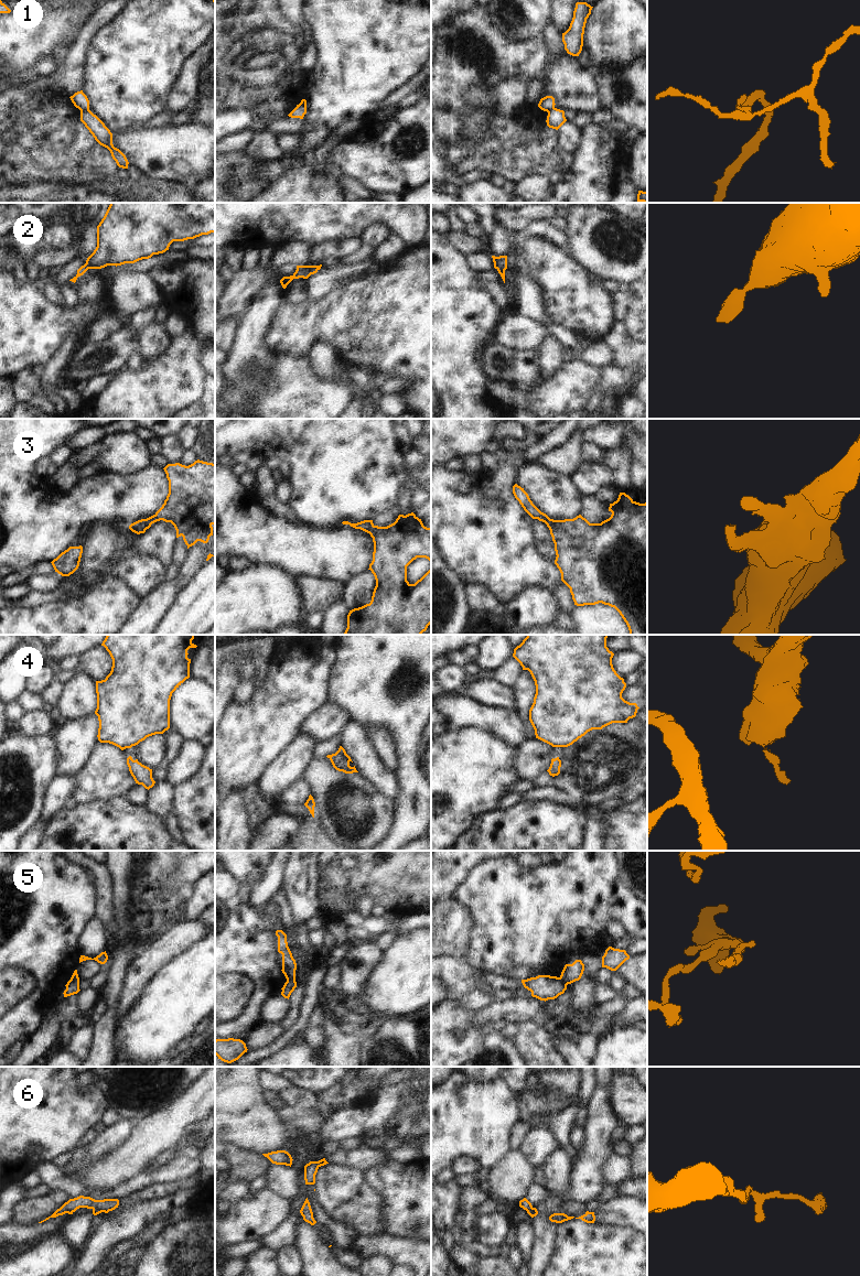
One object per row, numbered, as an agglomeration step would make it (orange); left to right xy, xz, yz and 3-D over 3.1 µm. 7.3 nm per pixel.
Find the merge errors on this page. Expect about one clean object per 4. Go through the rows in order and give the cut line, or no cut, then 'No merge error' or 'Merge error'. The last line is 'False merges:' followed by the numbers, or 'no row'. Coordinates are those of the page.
1: Split along xy (88, 109), (81, 111). Merge error
2: No split. No merge error
3: No split. No merge error
4: Split along xy (130, 746), (127, 747). Merge error
5: Split along xz (294, 979), (287, 981). Merge error
6: Split along yz (531, 1207), (527, 1211). Merge error
False merges: 1, 4, 5, 6

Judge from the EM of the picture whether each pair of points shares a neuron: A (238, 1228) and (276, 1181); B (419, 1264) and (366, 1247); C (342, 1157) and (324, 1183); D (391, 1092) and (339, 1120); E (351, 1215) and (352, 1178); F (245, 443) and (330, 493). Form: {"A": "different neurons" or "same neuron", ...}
{"A": "different neurons", "B": "same neuron", "C": "different neurons", "D": "same neuron", "E": "same neuron", "F": "same neuron"}

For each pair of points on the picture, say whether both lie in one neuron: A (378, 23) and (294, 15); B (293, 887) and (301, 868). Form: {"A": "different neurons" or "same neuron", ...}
{"A": "different neurons", "B": "same neuron"}

